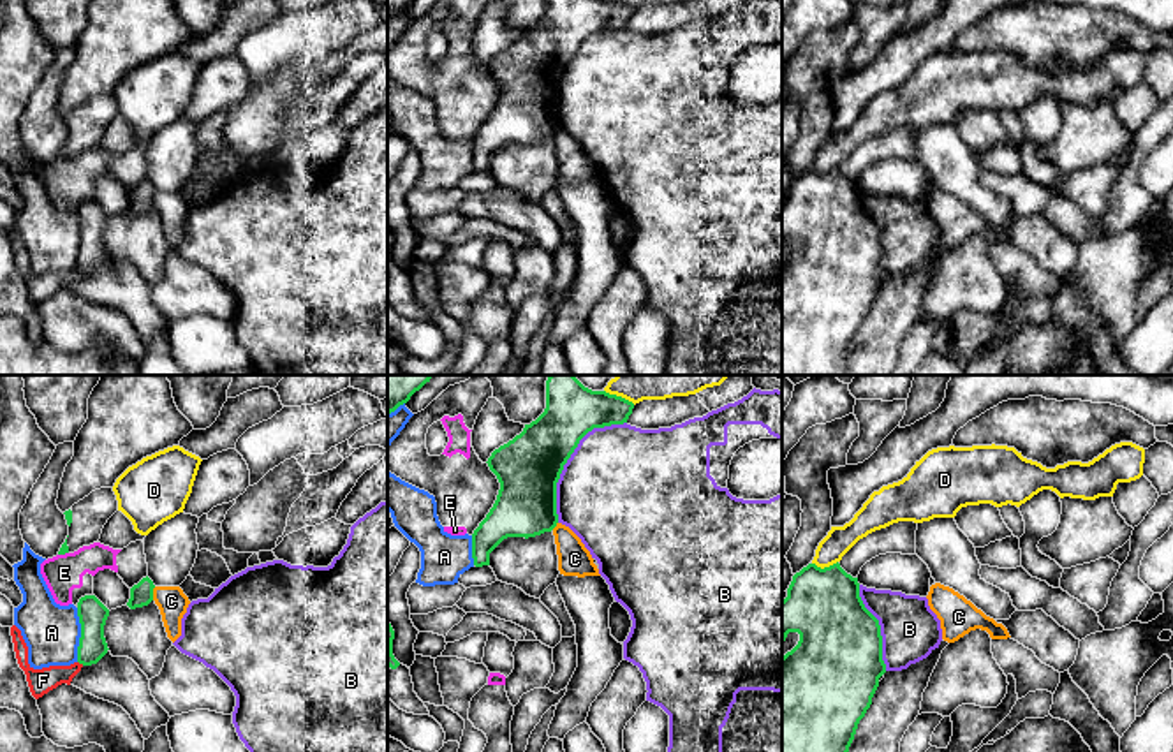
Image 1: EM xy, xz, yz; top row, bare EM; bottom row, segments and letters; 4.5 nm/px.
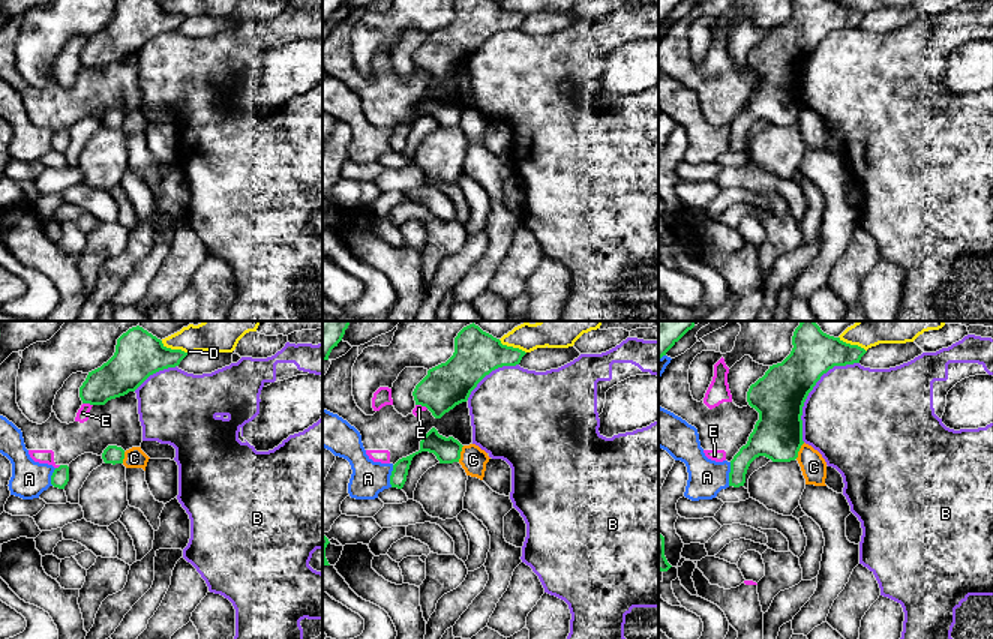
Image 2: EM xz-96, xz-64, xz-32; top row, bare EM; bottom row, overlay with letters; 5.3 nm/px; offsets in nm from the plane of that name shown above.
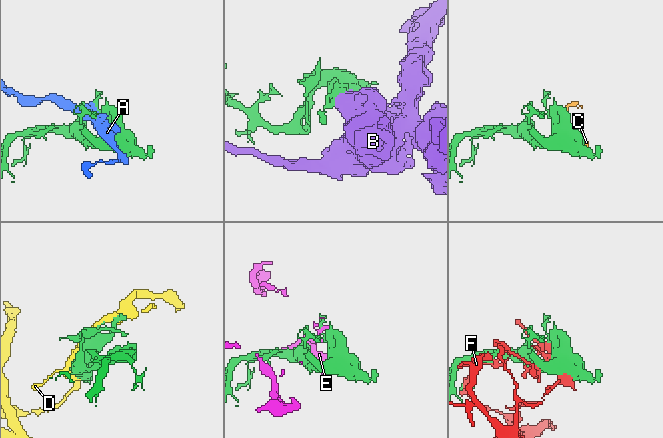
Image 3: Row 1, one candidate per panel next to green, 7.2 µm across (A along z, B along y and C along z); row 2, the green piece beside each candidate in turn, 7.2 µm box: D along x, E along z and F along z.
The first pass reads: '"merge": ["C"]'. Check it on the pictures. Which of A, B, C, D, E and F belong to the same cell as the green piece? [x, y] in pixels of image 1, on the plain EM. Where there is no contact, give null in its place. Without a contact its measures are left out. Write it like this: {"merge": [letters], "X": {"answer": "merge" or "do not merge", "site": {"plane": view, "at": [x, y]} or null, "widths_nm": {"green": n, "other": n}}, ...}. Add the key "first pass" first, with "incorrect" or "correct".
{"first pass": "incorrect", "merge": [], "A": {"answer": "do not merge", "site": {"plane": "xy", "at": [81, 240]}, "widths_nm": {"green": 130, "other": 260}}, "B": {"answer": "do not merge", "site": {"plane": "xz", "at": [569, 62]}, "widths_nm": {"green": 300, "other": 500}}, "C": {"answer": "do not merge", "site": {"plane": "xy", "at": [152, 199]}, "widths_nm": {"green": 110, "other": 140}}, "D": {"answer": "do not merge", "site": {"plane": "yz", "at": [825, 173]}, "widths_nm": {"green": 340, "other": 120}}, "E": {"answer": "do not merge", "site": {"plane": "xy", "at": [62, 159]}, "widths_nm": {"green": 40, "other": 170}}, "F": {"answer": "do not merge", "site": {"plane": "xy", "at": [81, 268]}, "widths_nm": {"green": 130, "other": 110}}}

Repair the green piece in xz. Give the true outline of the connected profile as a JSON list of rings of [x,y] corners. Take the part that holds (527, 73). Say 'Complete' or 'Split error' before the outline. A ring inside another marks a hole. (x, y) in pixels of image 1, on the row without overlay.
Complete. [[[546,0],[544,18],[488,63],[500,95],[486,123],[472,139],[476,173],[490,171],[490,159],[507,143],[535,143],[558,129],[557,88],[579,46],[594,33],[627,28],[634,9],[616,0]]]

